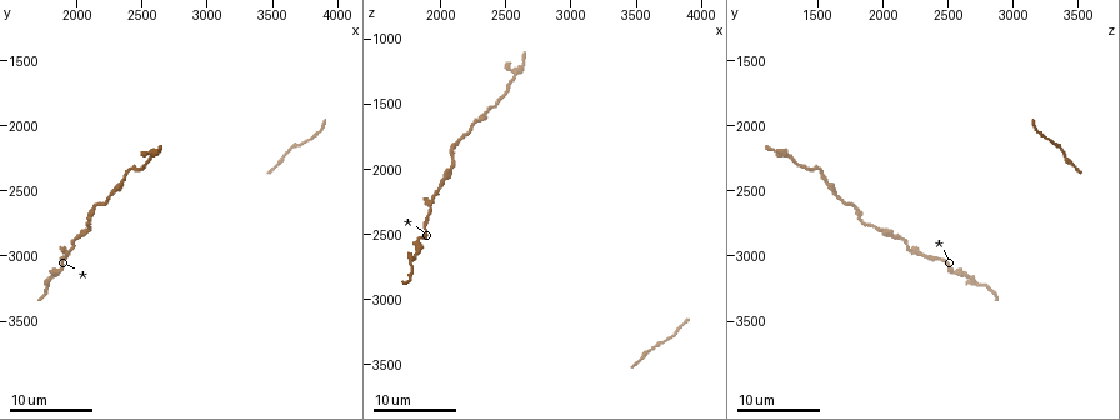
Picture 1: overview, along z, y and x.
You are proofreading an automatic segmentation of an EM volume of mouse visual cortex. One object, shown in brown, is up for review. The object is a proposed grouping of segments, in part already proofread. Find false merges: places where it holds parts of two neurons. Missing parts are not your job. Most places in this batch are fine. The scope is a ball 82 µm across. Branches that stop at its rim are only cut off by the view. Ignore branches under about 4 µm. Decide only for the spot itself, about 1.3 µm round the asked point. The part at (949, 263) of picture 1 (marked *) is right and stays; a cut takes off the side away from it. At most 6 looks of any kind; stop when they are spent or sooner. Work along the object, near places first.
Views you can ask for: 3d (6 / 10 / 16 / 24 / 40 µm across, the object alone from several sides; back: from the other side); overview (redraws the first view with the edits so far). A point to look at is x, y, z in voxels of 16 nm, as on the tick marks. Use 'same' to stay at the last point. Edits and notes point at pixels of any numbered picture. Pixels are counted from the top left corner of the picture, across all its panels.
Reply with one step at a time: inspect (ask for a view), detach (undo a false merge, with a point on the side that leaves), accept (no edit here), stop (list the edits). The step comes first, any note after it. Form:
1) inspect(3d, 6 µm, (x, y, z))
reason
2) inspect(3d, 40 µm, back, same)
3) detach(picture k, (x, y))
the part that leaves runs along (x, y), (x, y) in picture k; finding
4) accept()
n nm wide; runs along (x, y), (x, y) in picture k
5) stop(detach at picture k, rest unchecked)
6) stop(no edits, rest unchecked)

inspect(3d, 16 µm, (1800, 3160, 2680))
small branch off a trunk

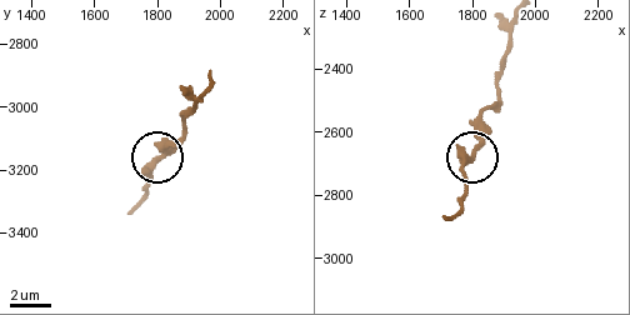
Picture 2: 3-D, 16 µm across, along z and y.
inspect(3d, 6 µm, (1800, 3170, 2690))

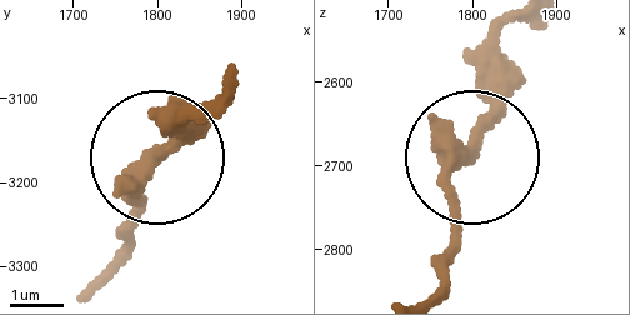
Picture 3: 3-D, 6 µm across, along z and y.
inspect(3d, 6 µm, back, (1790, 3175, 2690))
other side

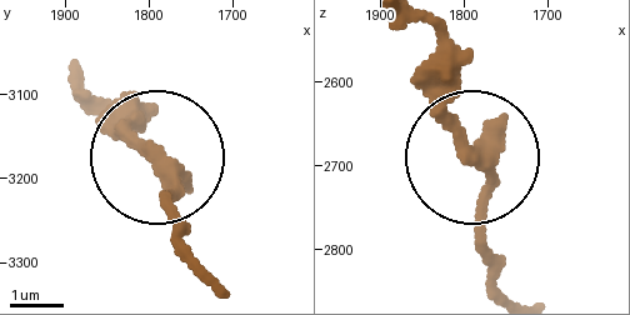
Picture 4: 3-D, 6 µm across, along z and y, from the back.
accept()
280 nm wide; runs along (426, 23), (445, 125), (489, 179), (480, 233), (494, 281) in picture 4; continuous, no second neuron

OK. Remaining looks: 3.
inspect(3d, 24 µm, (2080, 2740, 1860))
sudden change in width

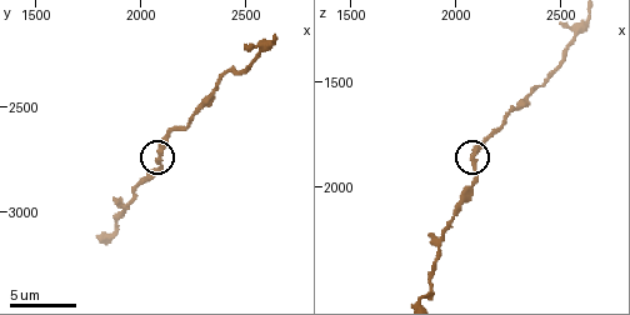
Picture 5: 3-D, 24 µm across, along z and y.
inspect(3d, 10 µm, (2080, 2740, 1840))

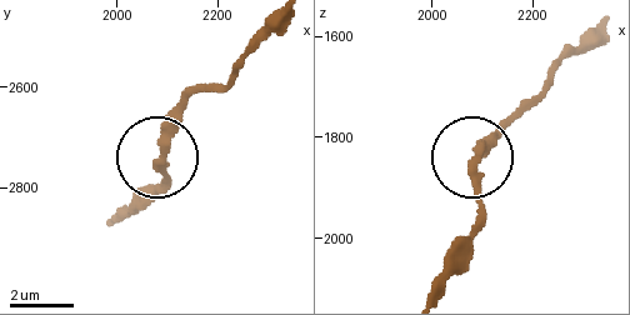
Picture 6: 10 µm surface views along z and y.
accept()
230 nm wide; runs along (116, 221), (156, 189), (168, 121), (183, 93) in picture 6; one neuron here

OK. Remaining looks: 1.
inspect(3d, 10 µm, (2550, 2270, 1320))
sudden change in width

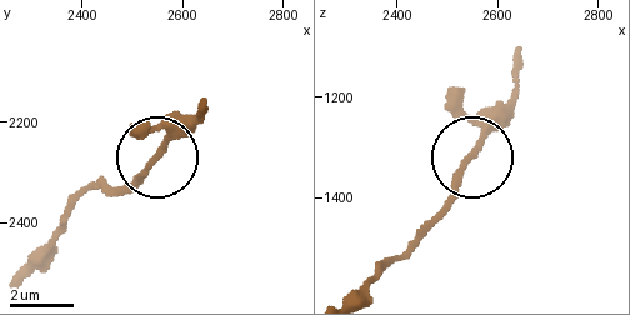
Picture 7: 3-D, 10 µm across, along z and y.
accept()
runs along (366, 288), (446, 199), (509, 105) in picture 7; all the same neuron

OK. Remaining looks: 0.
stop(no edits, rest unchecked)

